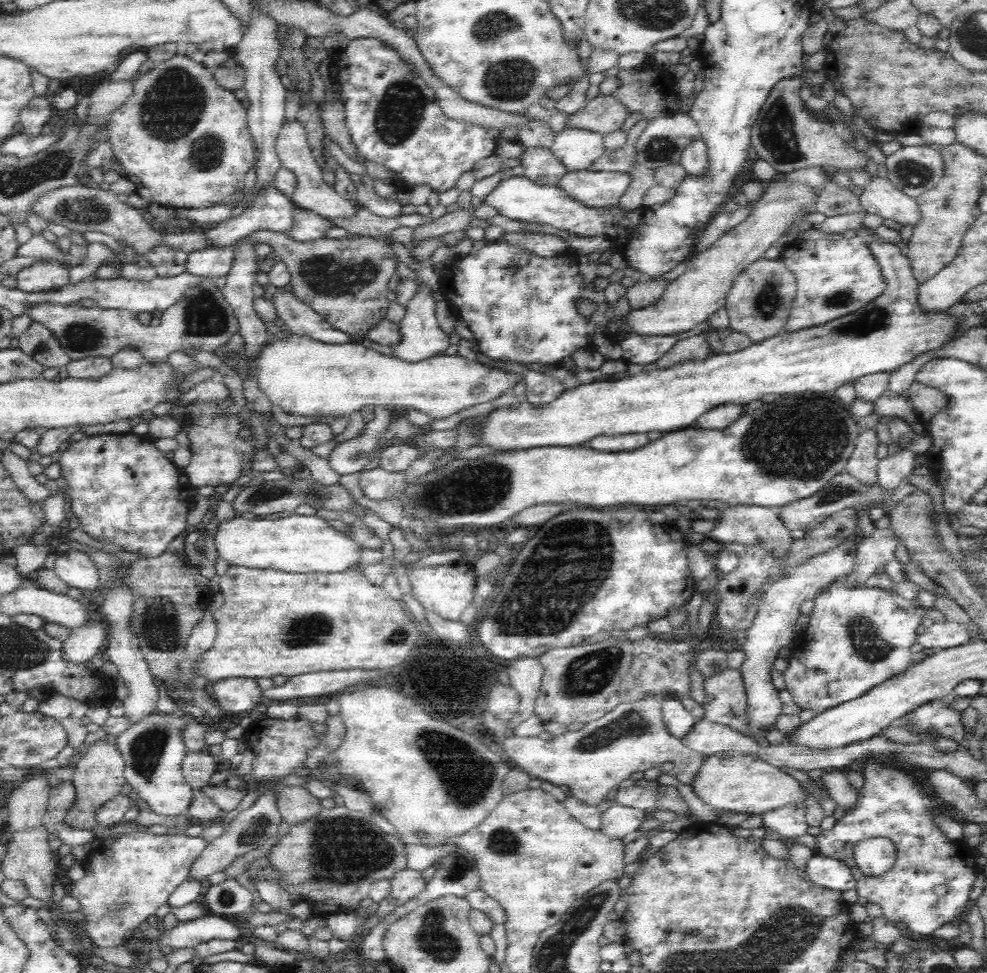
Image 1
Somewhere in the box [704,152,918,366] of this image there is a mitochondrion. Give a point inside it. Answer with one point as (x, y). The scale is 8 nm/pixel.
(875, 317)

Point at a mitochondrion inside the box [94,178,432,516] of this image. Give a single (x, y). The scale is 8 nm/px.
(322, 274)

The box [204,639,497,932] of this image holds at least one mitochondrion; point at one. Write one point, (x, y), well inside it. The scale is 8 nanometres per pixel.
(344, 850)

